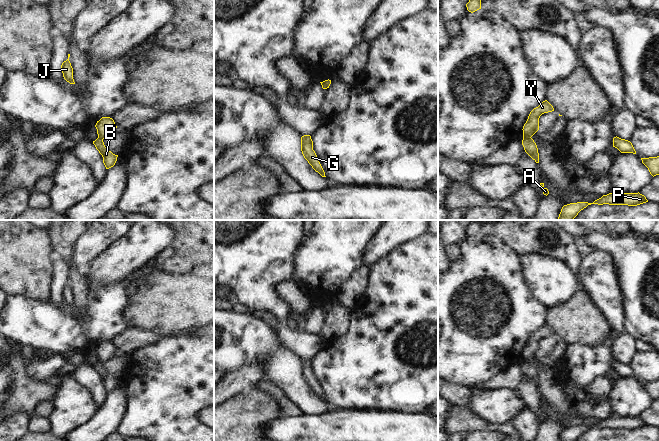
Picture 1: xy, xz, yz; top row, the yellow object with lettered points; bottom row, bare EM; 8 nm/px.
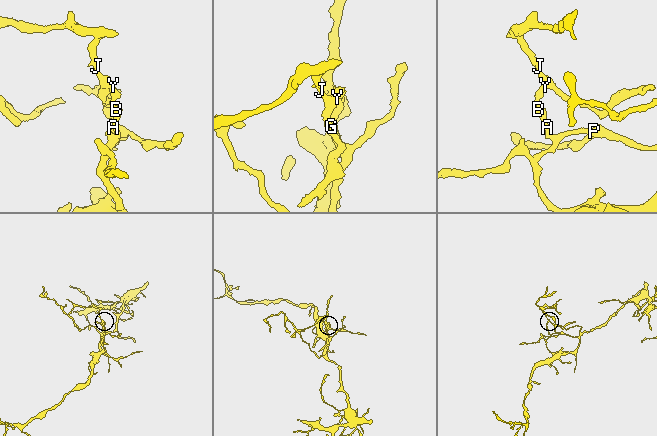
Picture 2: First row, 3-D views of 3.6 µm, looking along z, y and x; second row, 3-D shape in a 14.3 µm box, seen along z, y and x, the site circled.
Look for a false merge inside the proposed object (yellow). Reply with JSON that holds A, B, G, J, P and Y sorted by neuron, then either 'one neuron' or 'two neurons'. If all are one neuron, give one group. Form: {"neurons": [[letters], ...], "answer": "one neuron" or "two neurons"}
{"neurons": [["A", "B", "P"], ["G", "J", "Y"]], "answer": "two neurons"}

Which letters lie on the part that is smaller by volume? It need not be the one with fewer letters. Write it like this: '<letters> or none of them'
G, J, Y.

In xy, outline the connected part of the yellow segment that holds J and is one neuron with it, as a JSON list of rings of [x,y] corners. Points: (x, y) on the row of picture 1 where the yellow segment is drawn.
[[[68,54],[68,59],[62,63],[61,69],[62,69],[64,79],[70,84],[75,84],[73,79],[73,68],[69,61],[69,57],[70,57],[70,54]]]

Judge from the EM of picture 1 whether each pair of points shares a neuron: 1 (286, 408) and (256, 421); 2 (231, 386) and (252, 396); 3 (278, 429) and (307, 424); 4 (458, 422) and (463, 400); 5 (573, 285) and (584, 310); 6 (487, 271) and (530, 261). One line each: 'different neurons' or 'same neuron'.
1: different neurons
2: different neurons
3: same neuron
4: different neurons
5: different neurons
6: different neurons

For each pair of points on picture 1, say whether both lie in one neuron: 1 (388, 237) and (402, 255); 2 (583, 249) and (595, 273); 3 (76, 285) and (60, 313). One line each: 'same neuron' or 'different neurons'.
1: different neurons
2: different neurons
3: different neurons

